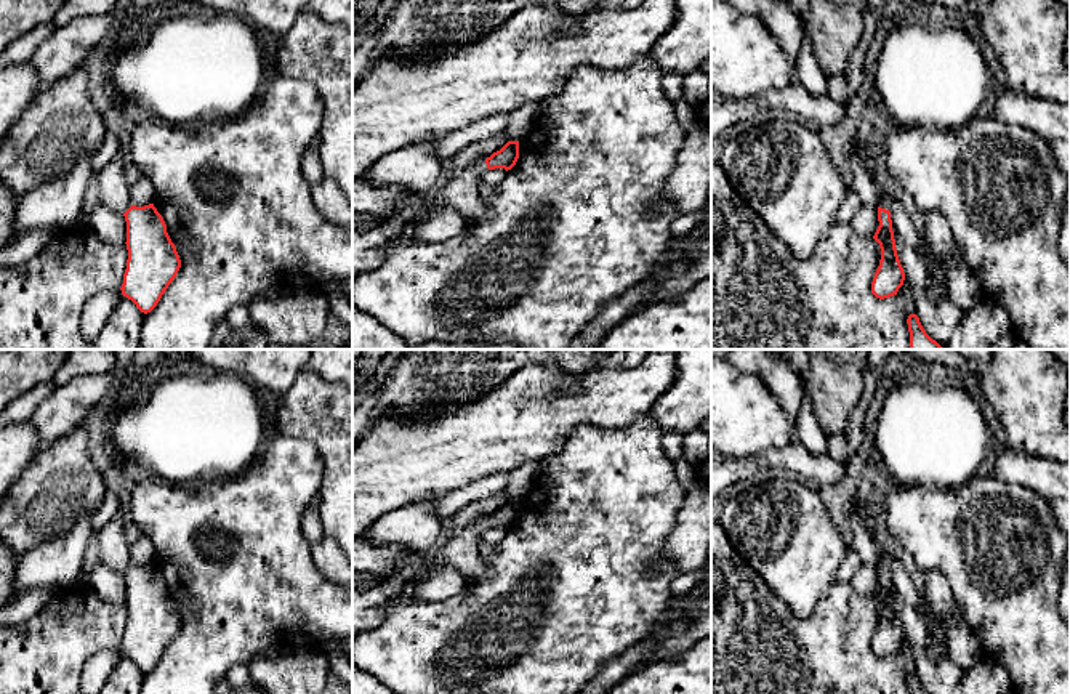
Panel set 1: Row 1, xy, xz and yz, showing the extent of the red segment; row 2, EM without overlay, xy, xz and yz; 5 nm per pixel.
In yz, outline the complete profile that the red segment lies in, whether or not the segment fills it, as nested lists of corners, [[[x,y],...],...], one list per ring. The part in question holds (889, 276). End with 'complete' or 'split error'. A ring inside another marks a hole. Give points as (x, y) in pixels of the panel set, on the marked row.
[[[868,143],[855,144],[855,147],[863,159],[865,168],[873,175],[873,180],[878,183],[883,192],[881,200],[878,204],[879,226],[873,236],[873,239],[879,244],[881,260],[871,282],[871,293],[876,298],[884,300],[897,295],[899,288],[903,285],[905,280],[905,272],[895,248],[892,220],[889,212],[894,196],[879,183],[875,175],[875,147],[871,147]]] | split error

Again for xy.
[[[120,149],[95,175],[93,184],[99,204],[125,216],[128,260],[120,290],[147,314],[176,277],[181,260],[154,204],[144,207],[130,204],[125,163],[127,152]]] | split error

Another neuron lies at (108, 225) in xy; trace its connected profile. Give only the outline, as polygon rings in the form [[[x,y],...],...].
[[[98,204],[93,212],[86,213],[85,226],[104,242],[114,245],[127,242],[125,216],[103,204]]]

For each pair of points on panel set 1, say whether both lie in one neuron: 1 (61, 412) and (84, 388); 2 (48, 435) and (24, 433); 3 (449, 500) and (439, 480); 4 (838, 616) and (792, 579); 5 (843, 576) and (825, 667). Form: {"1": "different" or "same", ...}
{"1": "same", "2": "different", "3": "different", "4": "different", "5": "different"}

